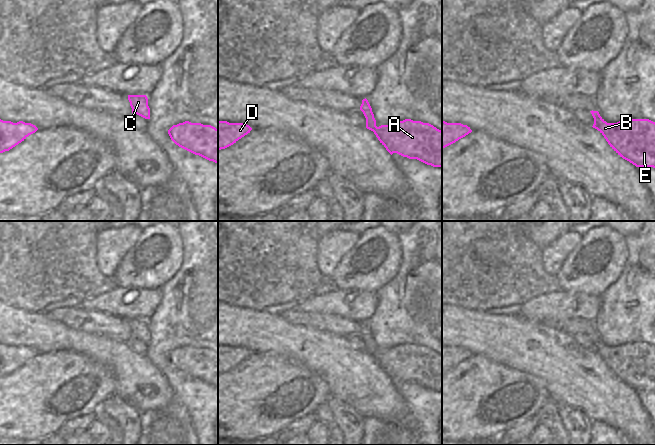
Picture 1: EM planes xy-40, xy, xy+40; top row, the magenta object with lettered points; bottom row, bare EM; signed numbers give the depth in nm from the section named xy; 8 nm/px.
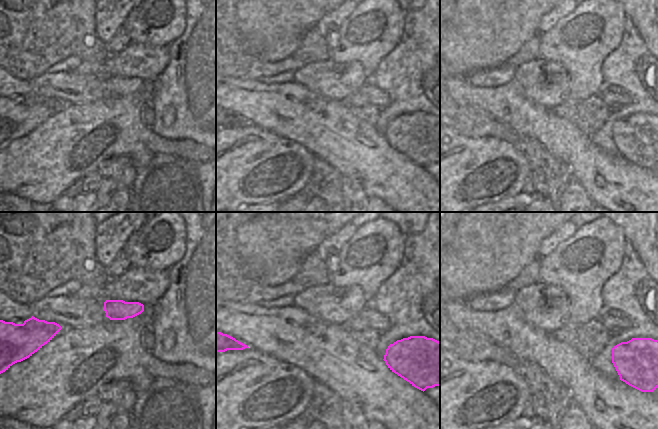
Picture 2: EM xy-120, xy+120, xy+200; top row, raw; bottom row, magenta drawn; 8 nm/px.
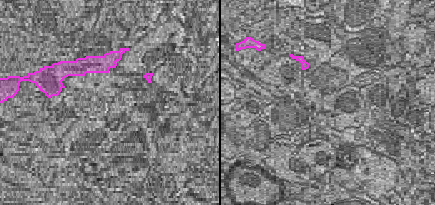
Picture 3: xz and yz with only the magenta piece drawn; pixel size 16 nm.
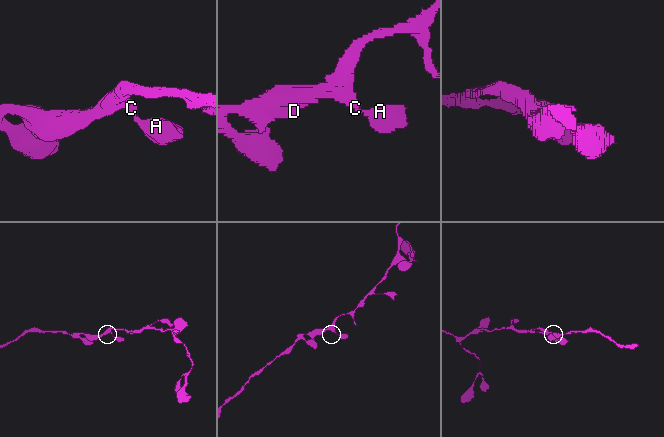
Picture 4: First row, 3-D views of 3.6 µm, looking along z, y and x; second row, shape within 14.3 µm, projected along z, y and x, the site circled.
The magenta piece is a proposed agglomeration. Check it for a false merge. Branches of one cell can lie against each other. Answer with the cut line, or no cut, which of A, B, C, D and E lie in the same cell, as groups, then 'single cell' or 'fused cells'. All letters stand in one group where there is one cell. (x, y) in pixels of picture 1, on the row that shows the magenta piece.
no cut; A B C D E; single cell

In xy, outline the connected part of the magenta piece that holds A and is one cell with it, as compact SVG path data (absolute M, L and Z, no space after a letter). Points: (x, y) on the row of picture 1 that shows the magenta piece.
M366 98L362 100L360 110L366 118L366 128L374 132L391 155L397 153L433 167L442 167L441 130L429 123L411 119L377 127L372 108Z

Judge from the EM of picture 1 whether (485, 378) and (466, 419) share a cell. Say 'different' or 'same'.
same

